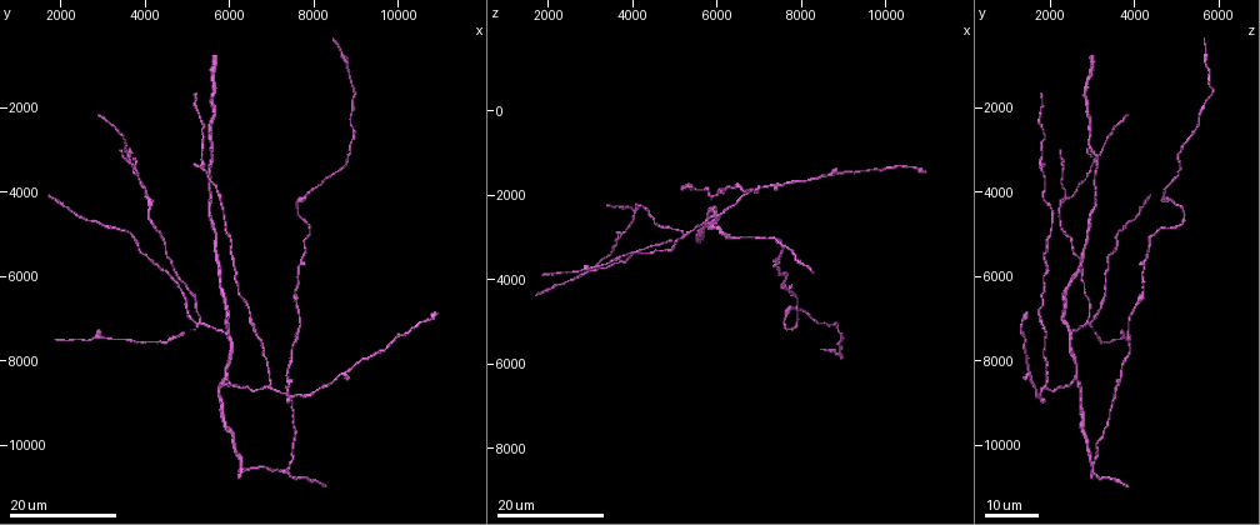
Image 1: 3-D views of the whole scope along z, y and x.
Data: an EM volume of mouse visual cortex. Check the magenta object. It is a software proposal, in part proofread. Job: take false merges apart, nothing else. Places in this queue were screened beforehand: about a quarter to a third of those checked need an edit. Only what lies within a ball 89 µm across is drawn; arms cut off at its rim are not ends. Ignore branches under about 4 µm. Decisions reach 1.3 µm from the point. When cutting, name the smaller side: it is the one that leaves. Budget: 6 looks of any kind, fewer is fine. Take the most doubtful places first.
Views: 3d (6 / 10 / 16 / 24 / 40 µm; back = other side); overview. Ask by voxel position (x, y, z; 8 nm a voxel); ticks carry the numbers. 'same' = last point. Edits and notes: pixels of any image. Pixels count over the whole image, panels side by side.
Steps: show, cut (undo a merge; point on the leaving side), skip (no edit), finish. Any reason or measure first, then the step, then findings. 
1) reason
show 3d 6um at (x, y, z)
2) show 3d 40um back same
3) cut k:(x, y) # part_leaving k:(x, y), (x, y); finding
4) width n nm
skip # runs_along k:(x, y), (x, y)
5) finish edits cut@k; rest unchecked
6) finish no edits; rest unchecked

three-way junction
show 3d 16um at (4000, 4150, 2350)

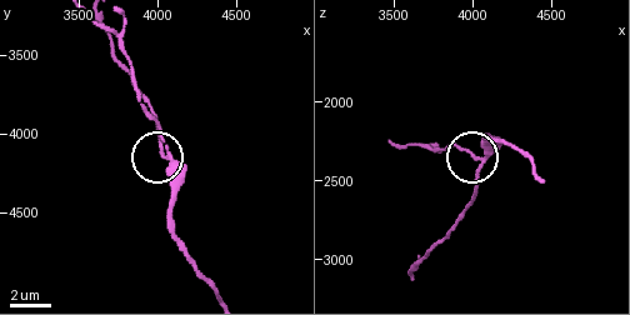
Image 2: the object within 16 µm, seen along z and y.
show 3d 6um at (4060, 4140, 2380)

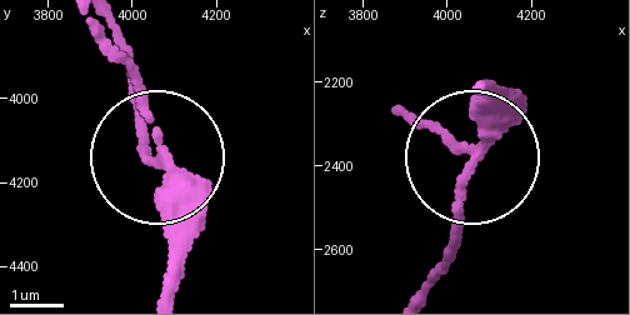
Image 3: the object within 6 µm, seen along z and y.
arms 3
skip # runs_along 3:(489, 93), (480, 151), (440, 125); all the same cell

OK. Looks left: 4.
small branch off a trunk
show 3d 24um at (5250, 7050, 2900)

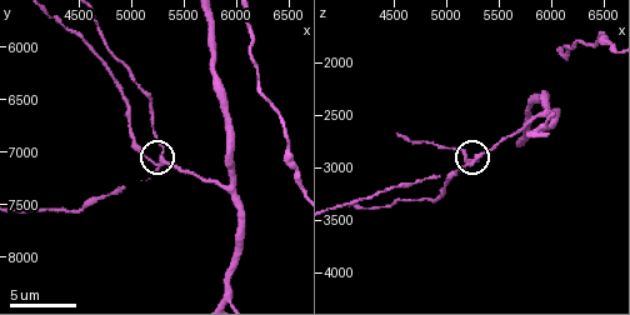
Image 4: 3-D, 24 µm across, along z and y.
show 3d 6um at (5320, 7100, 2880)

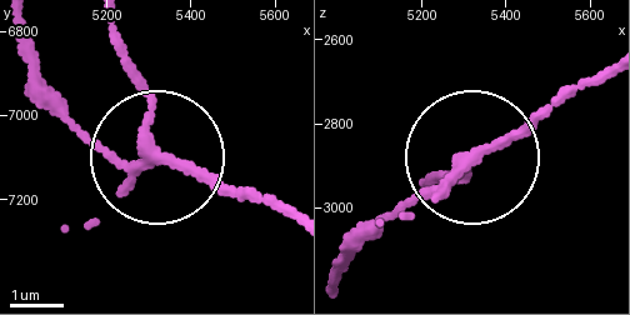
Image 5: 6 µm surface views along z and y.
show 3d 6um back at (5300, 7075, 2895)

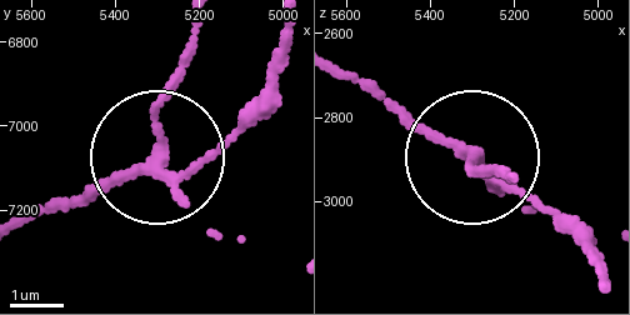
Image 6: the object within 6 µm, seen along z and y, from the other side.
arms 4
skip # runs_along 6:(29, 213), (83, 204), (150, 159), (204, 164), (254, 119); all the same cell

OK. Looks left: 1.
finish no edits; rest unchecked

